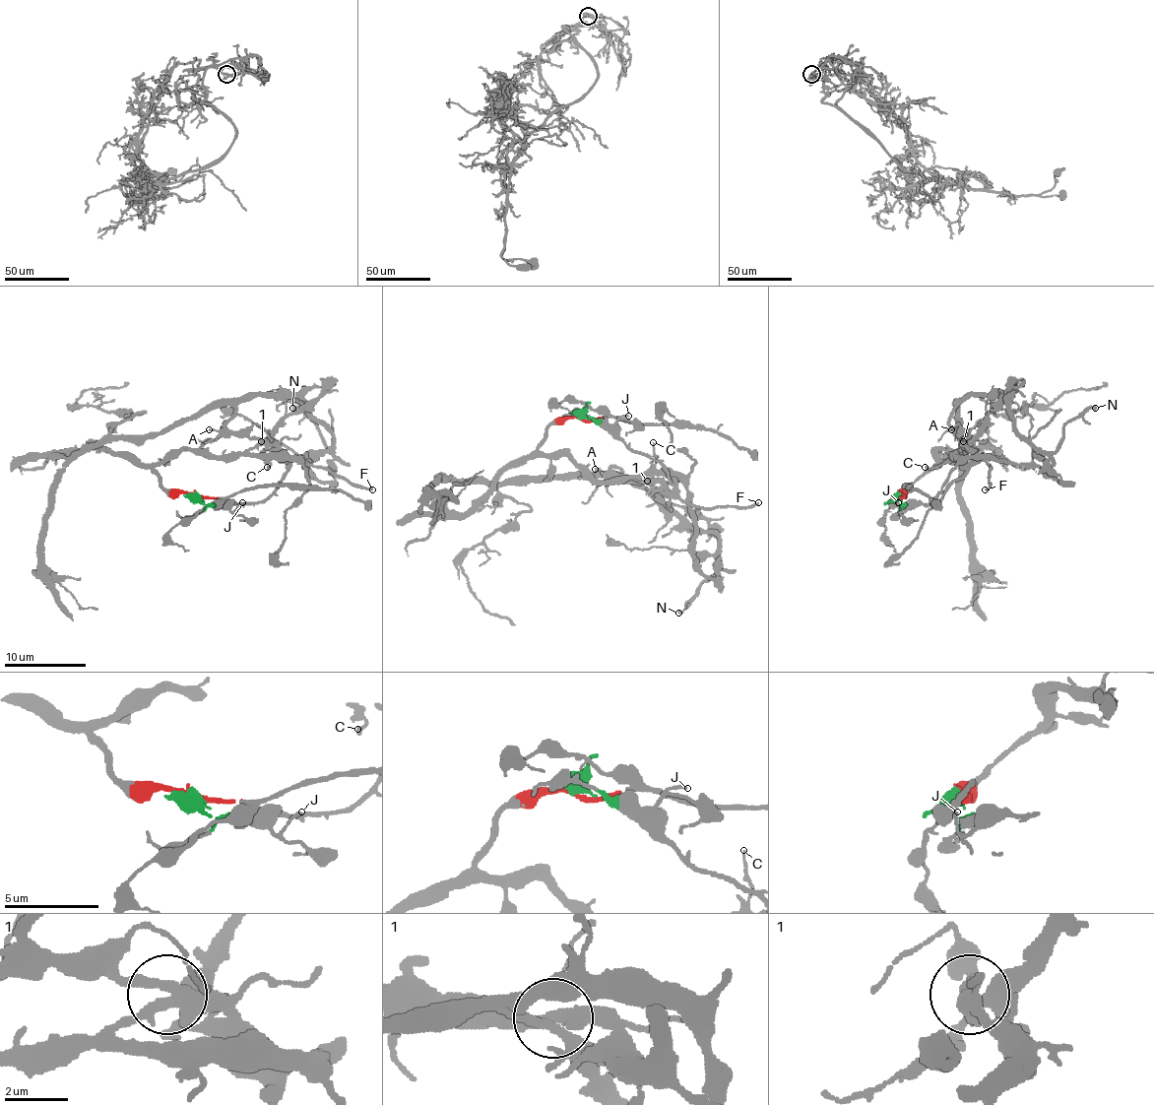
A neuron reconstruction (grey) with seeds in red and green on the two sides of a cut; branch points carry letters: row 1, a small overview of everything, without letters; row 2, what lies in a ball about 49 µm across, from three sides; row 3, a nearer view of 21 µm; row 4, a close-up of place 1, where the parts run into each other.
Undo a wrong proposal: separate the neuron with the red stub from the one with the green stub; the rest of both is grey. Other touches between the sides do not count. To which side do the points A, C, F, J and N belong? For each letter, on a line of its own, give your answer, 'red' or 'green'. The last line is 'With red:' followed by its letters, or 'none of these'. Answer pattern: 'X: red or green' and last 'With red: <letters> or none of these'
A: green
C: red
F: green
J: green
N: green
With red: C

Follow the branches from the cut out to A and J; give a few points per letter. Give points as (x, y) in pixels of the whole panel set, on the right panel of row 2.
A: (900, 493), (902, 504), (932, 504), (967, 469), (973, 455), (963, 445), (961, 434), (951, 428)
J: (900, 493), (906, 508), (902, 512), (898, 502)

